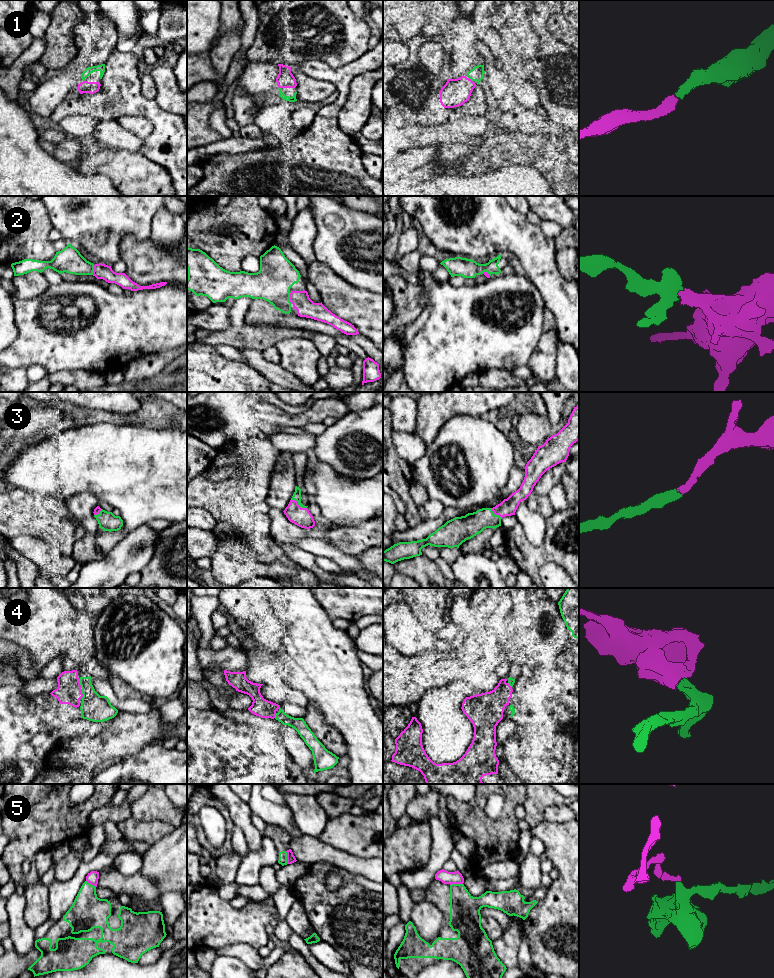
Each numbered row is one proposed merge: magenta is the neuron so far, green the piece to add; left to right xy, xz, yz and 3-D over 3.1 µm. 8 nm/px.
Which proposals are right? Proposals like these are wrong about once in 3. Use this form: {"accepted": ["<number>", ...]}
{"accepted": ["1", "2", "3", "4"]}

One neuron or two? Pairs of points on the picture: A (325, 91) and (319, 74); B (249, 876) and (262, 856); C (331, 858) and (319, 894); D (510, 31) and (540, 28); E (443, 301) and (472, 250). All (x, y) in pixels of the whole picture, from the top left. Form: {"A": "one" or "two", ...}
{"A": "two", "B": "one", "C": "two", "D": "two", "E": "two"}

